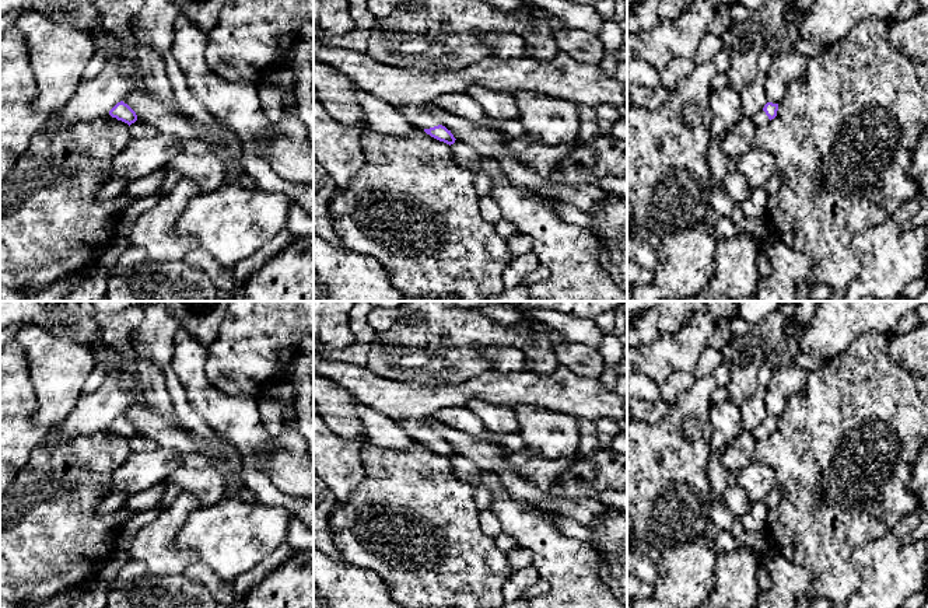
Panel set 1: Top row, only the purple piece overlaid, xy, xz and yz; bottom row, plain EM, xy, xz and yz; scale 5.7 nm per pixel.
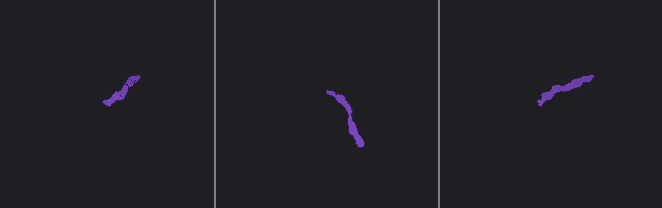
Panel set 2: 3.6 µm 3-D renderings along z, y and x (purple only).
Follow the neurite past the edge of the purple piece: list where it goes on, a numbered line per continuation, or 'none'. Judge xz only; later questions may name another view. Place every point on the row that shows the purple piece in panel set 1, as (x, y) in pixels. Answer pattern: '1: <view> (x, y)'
1: xz (415, 114)

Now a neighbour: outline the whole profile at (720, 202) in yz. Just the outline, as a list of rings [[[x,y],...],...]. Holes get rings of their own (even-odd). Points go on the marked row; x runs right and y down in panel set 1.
[[[722,137],[712,139],[708,150],[708,165],[712,174],[712,191],[710,198],[710,207],[719,216],[731,219],[733,212],[733,200],[724,191],[722,181],[728,174],[729,157],[721,150]]]

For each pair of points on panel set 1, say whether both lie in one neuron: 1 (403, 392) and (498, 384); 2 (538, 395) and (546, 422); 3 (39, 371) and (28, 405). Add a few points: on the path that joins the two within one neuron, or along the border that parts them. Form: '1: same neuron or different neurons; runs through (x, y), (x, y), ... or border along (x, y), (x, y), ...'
1: same neuron; runs through (427, 395), (461, 395), (475, 388)
2: different neurons; border along (512, 406), (538, 405), (573, 416)
3: different neurons; border along (25, 357), (37, 399), (34, 423)

